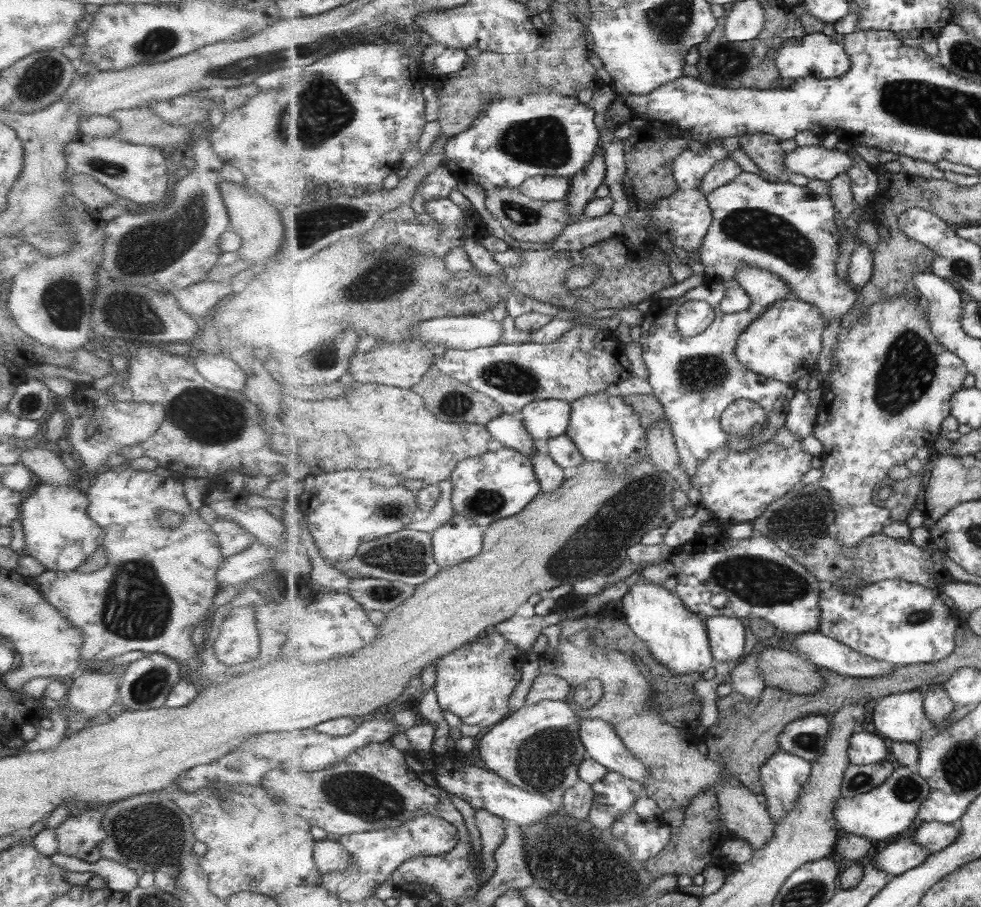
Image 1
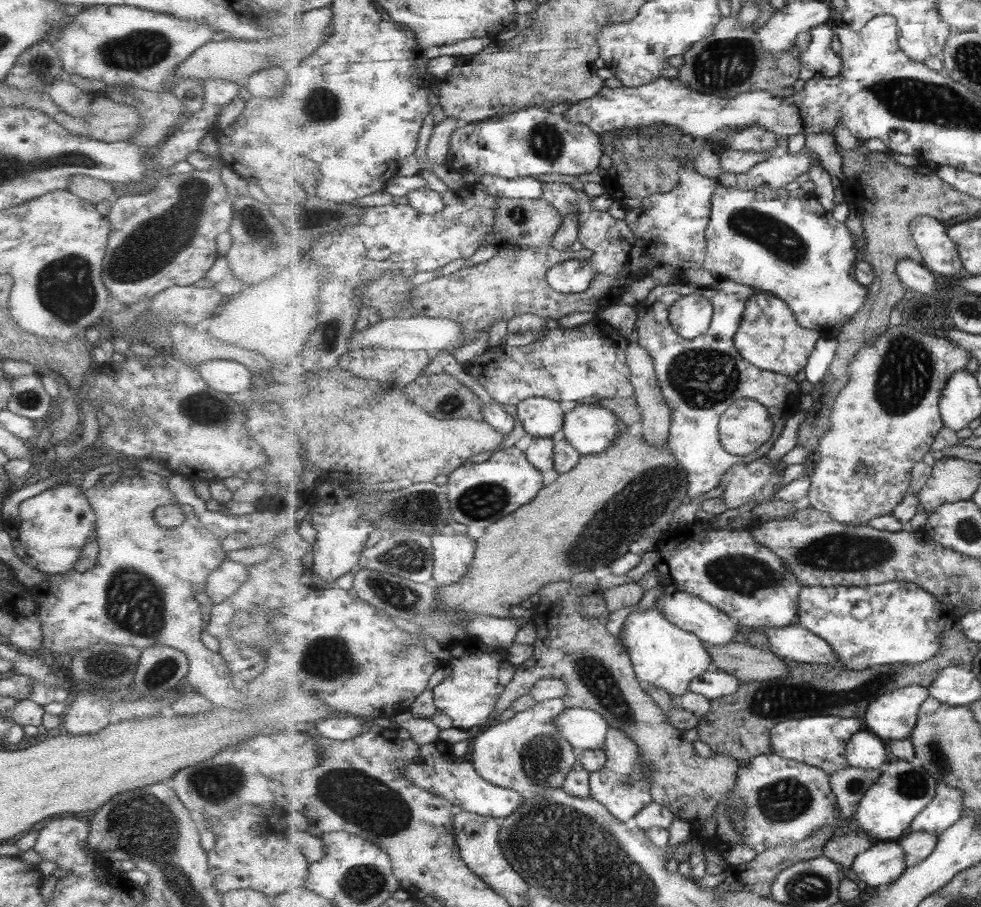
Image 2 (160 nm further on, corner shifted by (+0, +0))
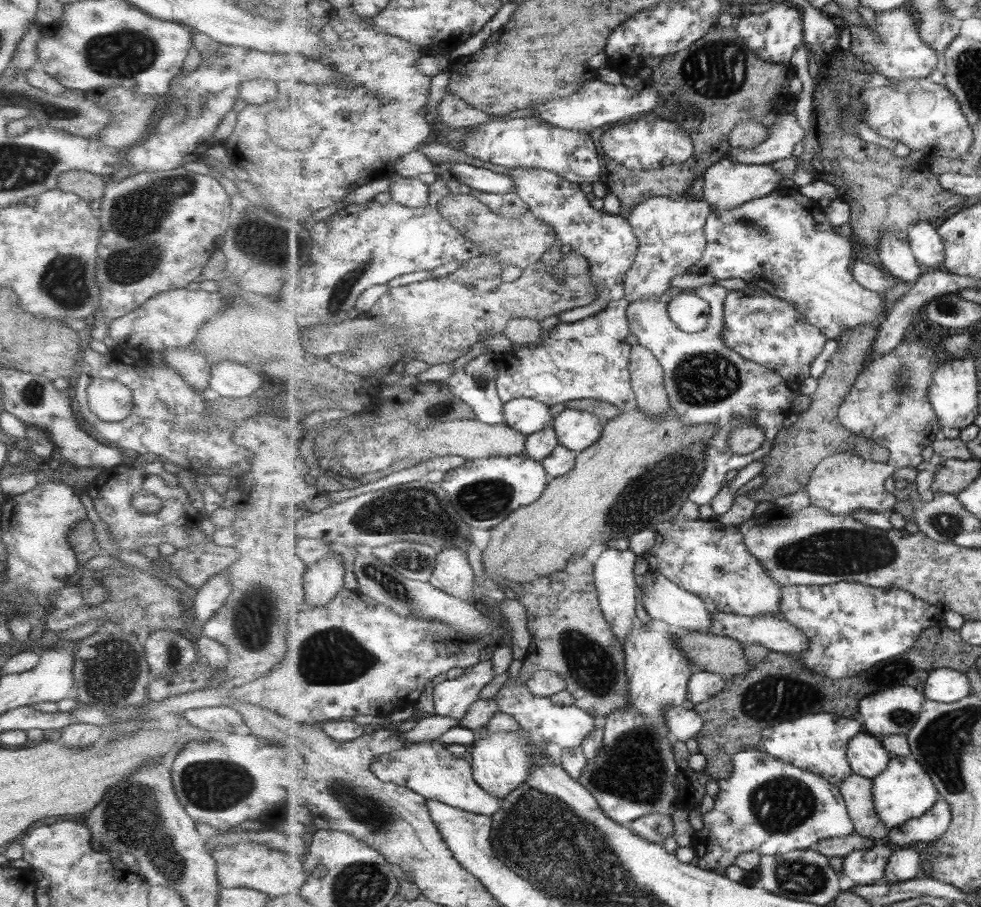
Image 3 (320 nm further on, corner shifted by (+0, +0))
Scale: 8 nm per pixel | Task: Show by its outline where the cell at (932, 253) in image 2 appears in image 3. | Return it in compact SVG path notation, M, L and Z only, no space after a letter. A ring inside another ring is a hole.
M923 221L911 227L908 234L911 249L917 261L925 268L935 270L942 268L947 258L945 241L933 222Z

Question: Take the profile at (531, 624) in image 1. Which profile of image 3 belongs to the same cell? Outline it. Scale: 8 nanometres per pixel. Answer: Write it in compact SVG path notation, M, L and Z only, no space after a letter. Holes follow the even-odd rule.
M358 549L358 555L354 559L354 574L358 582L357 591L369 596L381 604L395 610L399 616L409 618L421 618L421 620L439 620L445 626L453 628L467 636L491 636L495 630L495 620L485 615L483 609L474 601L465 601L435 588L431 582L411 580L403 576L396 568L387 566L384 560L370 551L370 549Z

